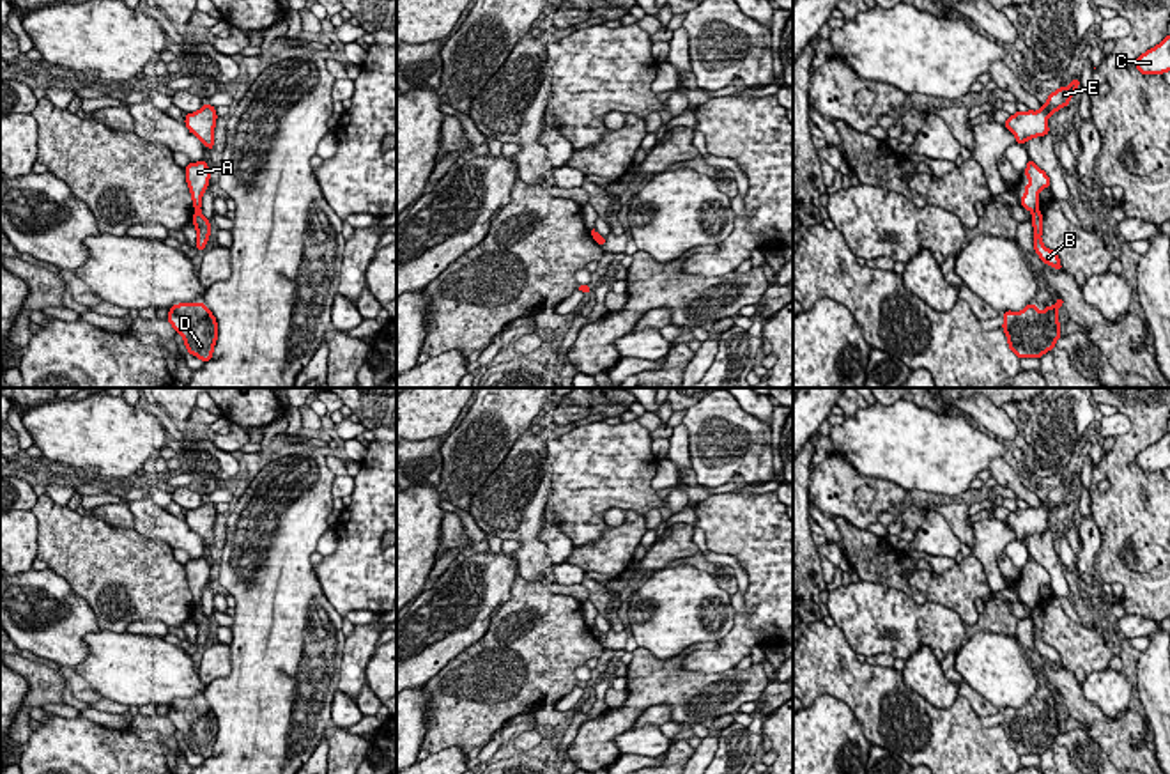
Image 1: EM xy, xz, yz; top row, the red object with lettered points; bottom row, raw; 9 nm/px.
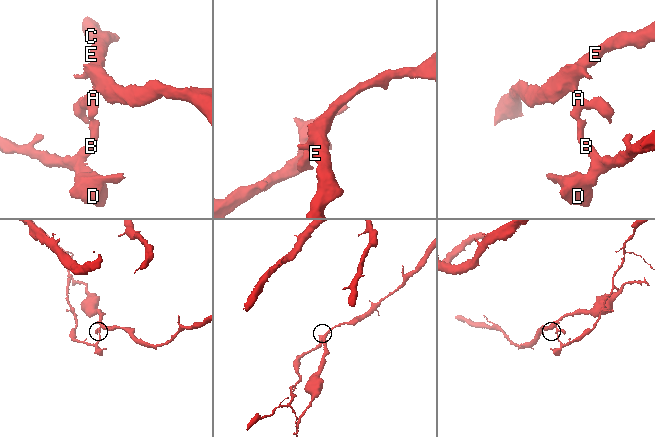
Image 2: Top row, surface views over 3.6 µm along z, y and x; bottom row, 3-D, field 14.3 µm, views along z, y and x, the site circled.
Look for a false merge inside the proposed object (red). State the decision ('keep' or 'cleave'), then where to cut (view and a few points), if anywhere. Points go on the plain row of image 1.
cleave; cut yz (1038, 604), (1032, 610)

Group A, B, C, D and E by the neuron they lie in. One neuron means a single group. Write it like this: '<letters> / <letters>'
A C E / B D

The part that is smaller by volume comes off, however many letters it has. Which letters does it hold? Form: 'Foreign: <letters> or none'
Foreign: B, D

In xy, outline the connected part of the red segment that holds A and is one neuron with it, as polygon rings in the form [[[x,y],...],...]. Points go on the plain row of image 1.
[[[205,556],[198,560],[189,560],[186,565],[186,579],[193,595],[195,608],[202,602],[202,592],[209,583],[211,567],[205,560]]]

